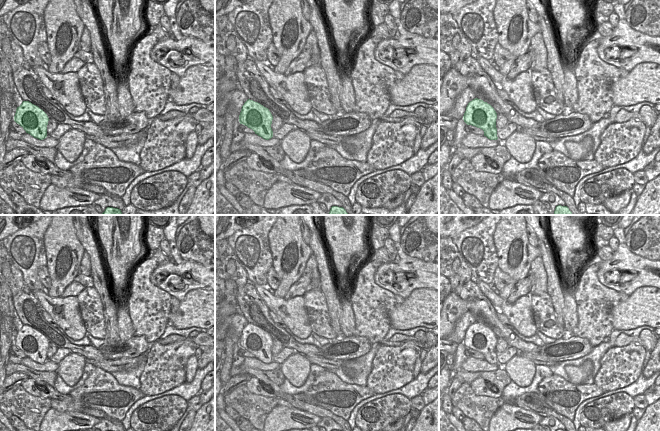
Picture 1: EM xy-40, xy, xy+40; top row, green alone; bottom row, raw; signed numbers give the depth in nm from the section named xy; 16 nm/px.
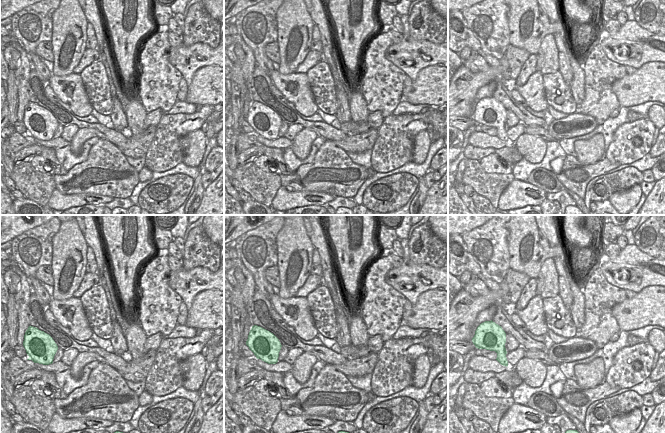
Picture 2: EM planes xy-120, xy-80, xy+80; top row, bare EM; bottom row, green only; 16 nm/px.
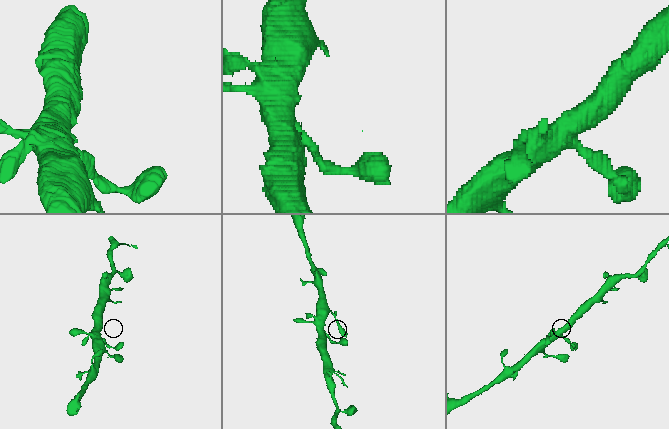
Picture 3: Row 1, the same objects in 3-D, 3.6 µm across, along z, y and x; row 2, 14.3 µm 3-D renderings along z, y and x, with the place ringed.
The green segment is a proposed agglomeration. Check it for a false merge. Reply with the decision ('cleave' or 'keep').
keep

